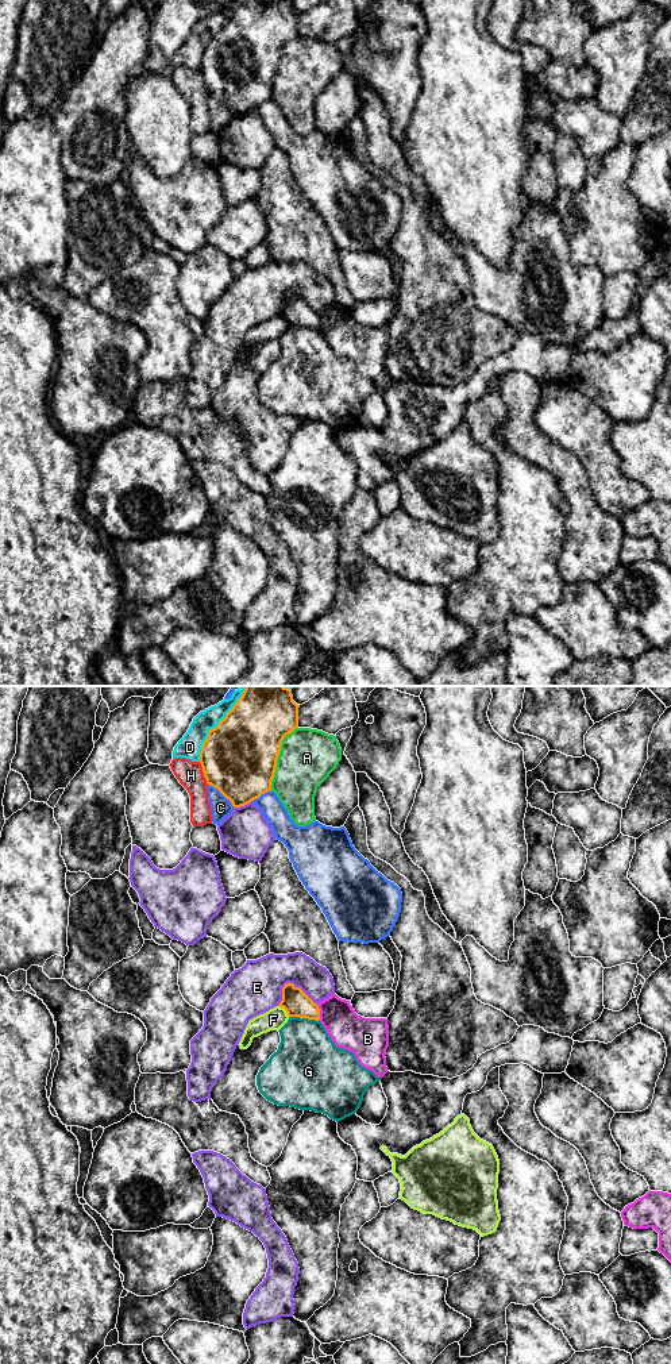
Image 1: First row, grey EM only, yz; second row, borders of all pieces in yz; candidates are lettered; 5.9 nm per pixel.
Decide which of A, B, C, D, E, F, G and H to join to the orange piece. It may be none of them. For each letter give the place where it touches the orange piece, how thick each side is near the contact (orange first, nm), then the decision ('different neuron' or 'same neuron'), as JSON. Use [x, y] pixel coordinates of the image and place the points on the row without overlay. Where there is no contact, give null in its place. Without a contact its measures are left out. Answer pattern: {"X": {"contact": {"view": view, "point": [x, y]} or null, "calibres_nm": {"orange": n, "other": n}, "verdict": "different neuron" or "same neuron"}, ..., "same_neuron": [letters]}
{"A": {"contact": {"view": "yz", "point": [277, 65]}, "calibres_nm": {"orange": 440, "other": 340}, "verdict": "different neuron"}, "B": {"contact": {"view": "yz", "point": [319, 322]}, "calibres_nm": {"orange": 160, "other": 220}, "verdict": "different neuron"}, "C": {"contact": {"view": "yz", "point": [223, 103]}, "calibres_nm": {"orange": 440, "other": 130}, "verdict": "different neuron"}, "D": {"contact": {"view": "yz", "point": [216, 35]}, "calibres_nm": {"orange": 440, "other": 140}, "verdict": "different neuron"}, "E": {"contact": {"view": "yz", "point": [292, 292]}, "calibres_nm": {"orange": 160, "other": 300}, "verdict": "different neuron"}, "F": {"contact": {"view": "yz", "point": [285, 318]}, "calibres_nm": {"orange": 160, "other": 130}, "verdict": "different neuron"}, "G": {"contact": {"view": "yz", "point": [304, 326]}, "calibres_nm": {"orange": 160, "other": 380}, "verdict": "different neuron"}, "H": {"contact": {"view": "yz", "point": [203, 80]}, "calibres_nm": {"orange": 440, "other": 150}, "verdict": "different neuron"}, "same_neuron": []}

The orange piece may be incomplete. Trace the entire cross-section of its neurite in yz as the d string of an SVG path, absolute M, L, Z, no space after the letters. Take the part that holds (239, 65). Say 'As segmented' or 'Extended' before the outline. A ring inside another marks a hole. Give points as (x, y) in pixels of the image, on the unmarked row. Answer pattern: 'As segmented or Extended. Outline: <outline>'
As segmented. Outline: M243 0L242 5L203 51L200 72L207 92L217 97L234 116L271 100L284 46L298 36L298 16L292 0Z

